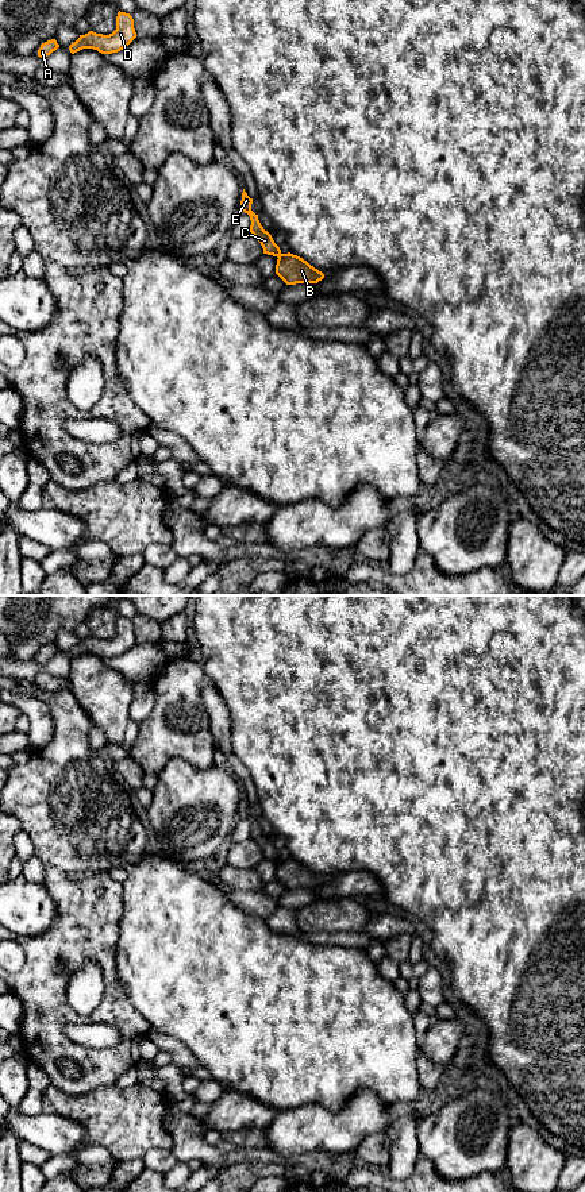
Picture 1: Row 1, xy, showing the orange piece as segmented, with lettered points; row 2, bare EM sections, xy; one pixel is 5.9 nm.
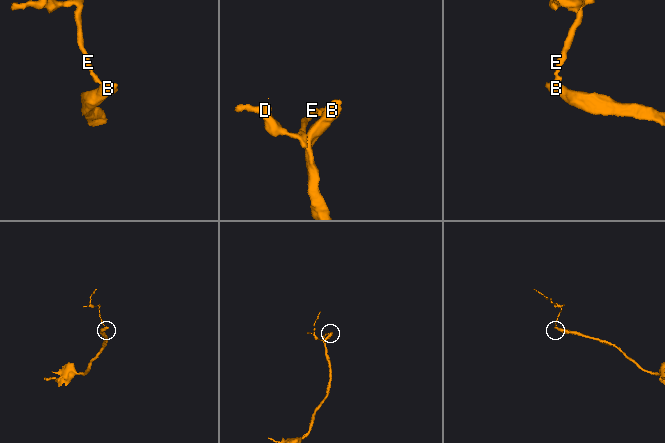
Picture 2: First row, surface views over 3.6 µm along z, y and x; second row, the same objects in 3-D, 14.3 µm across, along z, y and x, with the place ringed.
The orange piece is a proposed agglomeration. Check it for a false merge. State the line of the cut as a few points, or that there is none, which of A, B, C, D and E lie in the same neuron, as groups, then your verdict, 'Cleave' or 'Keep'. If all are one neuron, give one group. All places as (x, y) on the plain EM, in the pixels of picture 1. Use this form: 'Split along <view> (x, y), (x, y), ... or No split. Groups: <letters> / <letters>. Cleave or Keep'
Split along xy (283, 859), (277, 861). Groups: A C D E / B. Cleave

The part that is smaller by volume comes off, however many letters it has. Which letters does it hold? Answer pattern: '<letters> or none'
A, C, D, E

